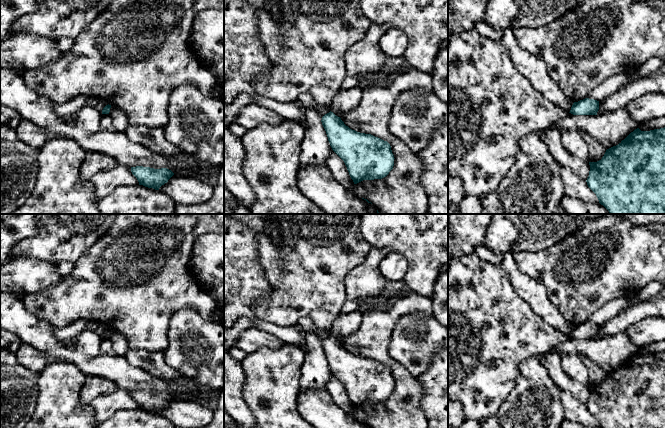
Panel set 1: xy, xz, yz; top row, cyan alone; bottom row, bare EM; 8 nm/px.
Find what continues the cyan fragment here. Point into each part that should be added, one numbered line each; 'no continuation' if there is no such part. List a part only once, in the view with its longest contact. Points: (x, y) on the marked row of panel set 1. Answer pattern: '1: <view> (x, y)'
no continuation

